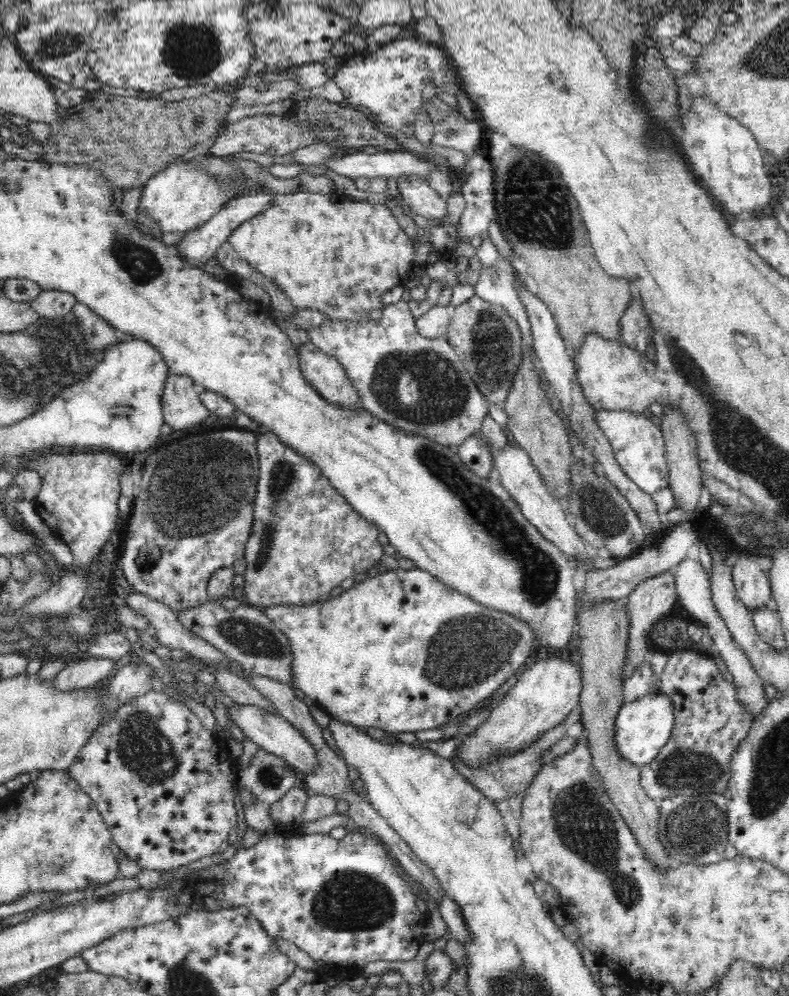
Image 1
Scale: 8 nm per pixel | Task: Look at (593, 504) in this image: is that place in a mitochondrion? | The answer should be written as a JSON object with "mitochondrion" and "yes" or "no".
{"mitochondrion":"yes"}

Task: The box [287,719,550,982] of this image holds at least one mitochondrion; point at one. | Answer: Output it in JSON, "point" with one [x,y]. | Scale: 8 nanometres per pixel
{"point":[353,901]}

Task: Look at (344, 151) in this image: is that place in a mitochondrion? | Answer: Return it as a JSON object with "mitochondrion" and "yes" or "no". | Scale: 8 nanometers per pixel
{"mitochondrion":"no"}

